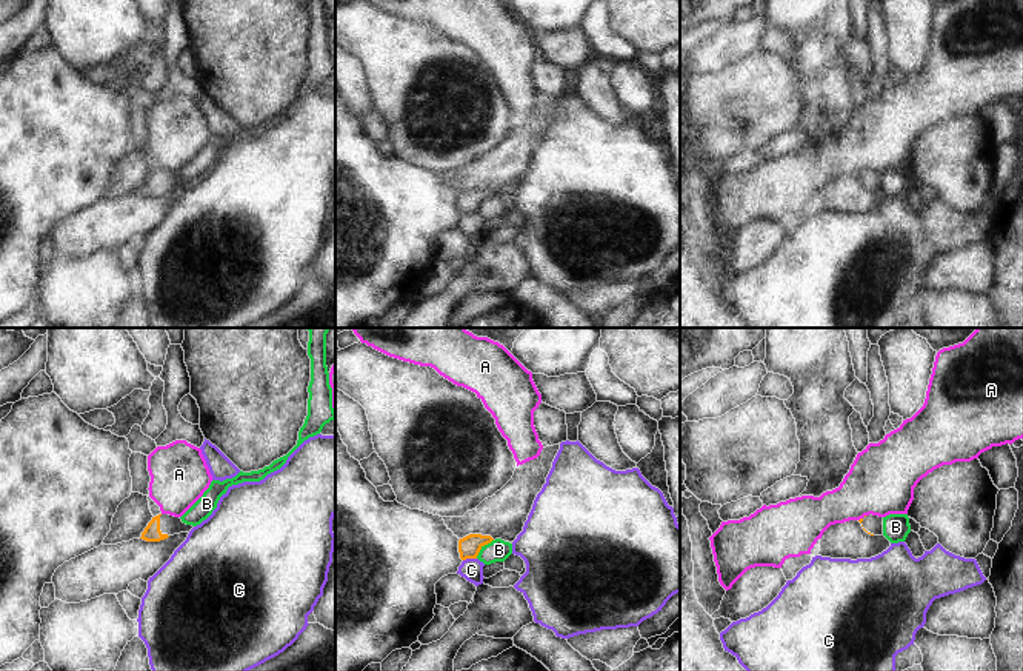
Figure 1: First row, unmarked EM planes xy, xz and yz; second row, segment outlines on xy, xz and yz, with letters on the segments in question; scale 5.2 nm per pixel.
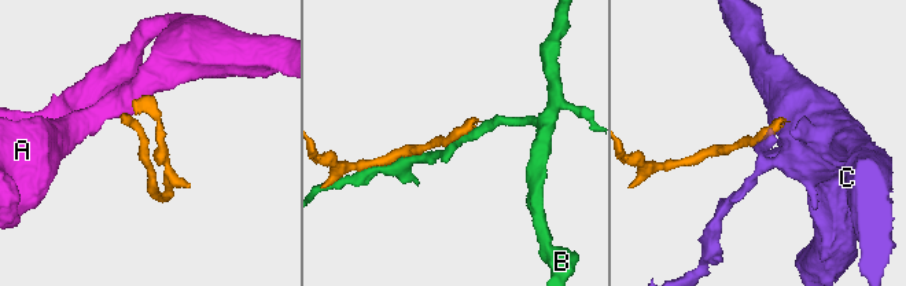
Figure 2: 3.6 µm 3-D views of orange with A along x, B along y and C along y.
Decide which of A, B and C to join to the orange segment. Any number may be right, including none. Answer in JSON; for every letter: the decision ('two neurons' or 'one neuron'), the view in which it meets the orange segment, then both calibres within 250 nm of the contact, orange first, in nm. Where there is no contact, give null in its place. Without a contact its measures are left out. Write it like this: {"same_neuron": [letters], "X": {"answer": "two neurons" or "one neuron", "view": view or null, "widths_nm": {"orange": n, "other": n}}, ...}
{"same_neuron": [], "A": {"answer": "two neurons", "view": "yz", "widths_nm": {"orange": 20, "other": 340}}, "B": {"answer": "two neurons", "view": "xz", "widths_nm": {"orange": 120, "other": 120}}, "C": {"answer": "two neurons", "view": "xz", "widths_nm": {"orange": 120, "other": 110}}}

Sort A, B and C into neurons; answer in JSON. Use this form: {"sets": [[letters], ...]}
{"sets": [["A"], ["B"], ["C"]]}

